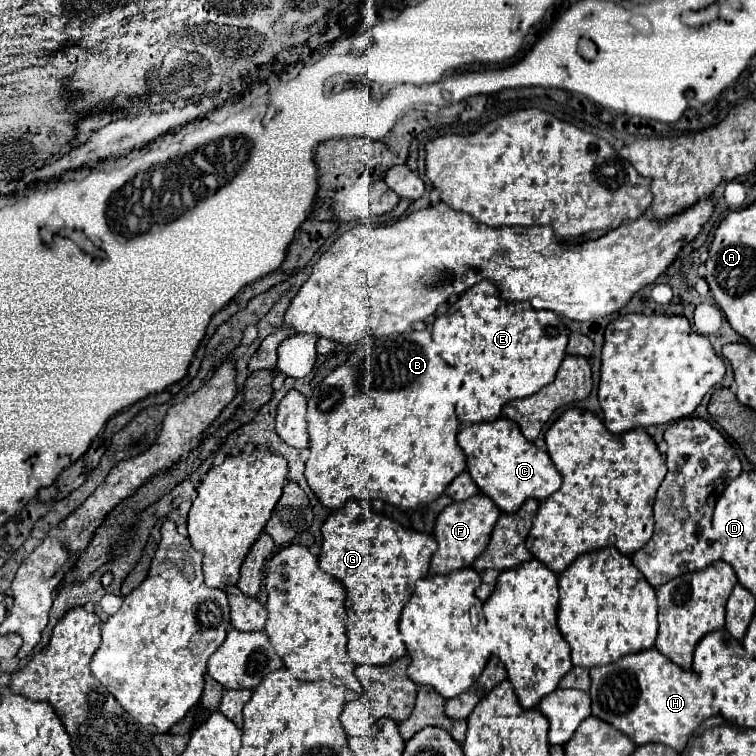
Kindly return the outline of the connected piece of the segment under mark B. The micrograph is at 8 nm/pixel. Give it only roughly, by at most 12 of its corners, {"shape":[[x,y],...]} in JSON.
{"shape":[[429,330],[307,400],[323,506],[437,500],[467,468],[463,378]]}

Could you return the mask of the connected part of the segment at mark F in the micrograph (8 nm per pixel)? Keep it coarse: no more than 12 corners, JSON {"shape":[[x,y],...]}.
{"shape":[[485,494],[437,516],[435,574],[471,566],[501,510]]}

